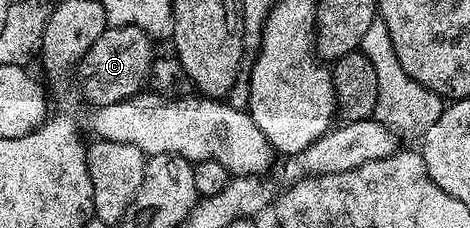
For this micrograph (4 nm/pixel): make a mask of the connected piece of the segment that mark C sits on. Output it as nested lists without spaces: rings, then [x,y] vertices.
[[[135,26],[106,27],[103,34],[87,50],[81,59],[80,95],[93,103],[94,109],[111,106],[115,102],[123,102],[127,98],[138,95],[146,87],[149,78],[149,68],[155,59],[153,53],[154,41],[142,28]]]

